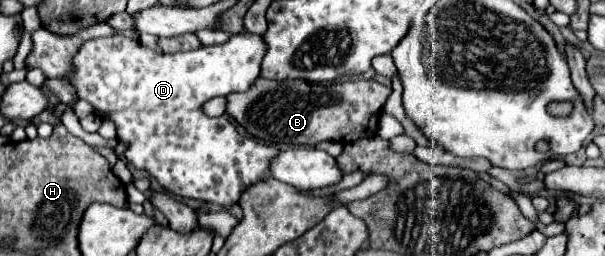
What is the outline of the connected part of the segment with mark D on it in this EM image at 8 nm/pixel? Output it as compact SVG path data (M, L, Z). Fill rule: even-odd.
M235 34L231 36L229 42L225 44L215 44L215 46L203 46L199 50L191 50L191 52L177 52L177 54L159 54L155 50L151 50L149 46L141 44L139 40L133 40L133 38L127 38L127 36L111 36L111 38L93 38L93 40L87 40L79 52L75 54L73 58L73 70L69 74L69 80L73 82L73 86L77 88L77 94L81 100L87 100L97 112L103 114L105 120L111 120L117 128L117 140L121 140L127 148L125 148L125 158L129 164L133 164L137 170L143 170L147 172L167 194L171 196L179 196L179 198L193 198L193 200L201 200L201 202L213 202L221 208L231 208L233 204L239 202L239 196L251 186L255 184L257 180L267 180L271 178L271 160L275 160L275 156L279 156L279 148L277 146L267 146L267 144L261 144L261 142L255 142L255 140L249 140L249 138L243 138L235 126L229 122L227 116L207 116L203 112L203 104L215 96L227 96L227 94L233 94L233 92L245 92L247 88L251 88L251 84L257 80L259 76L259 66L261 66L261 60L263 60L263 54L265 54L265 42L261 36L255 36L255 34Z

